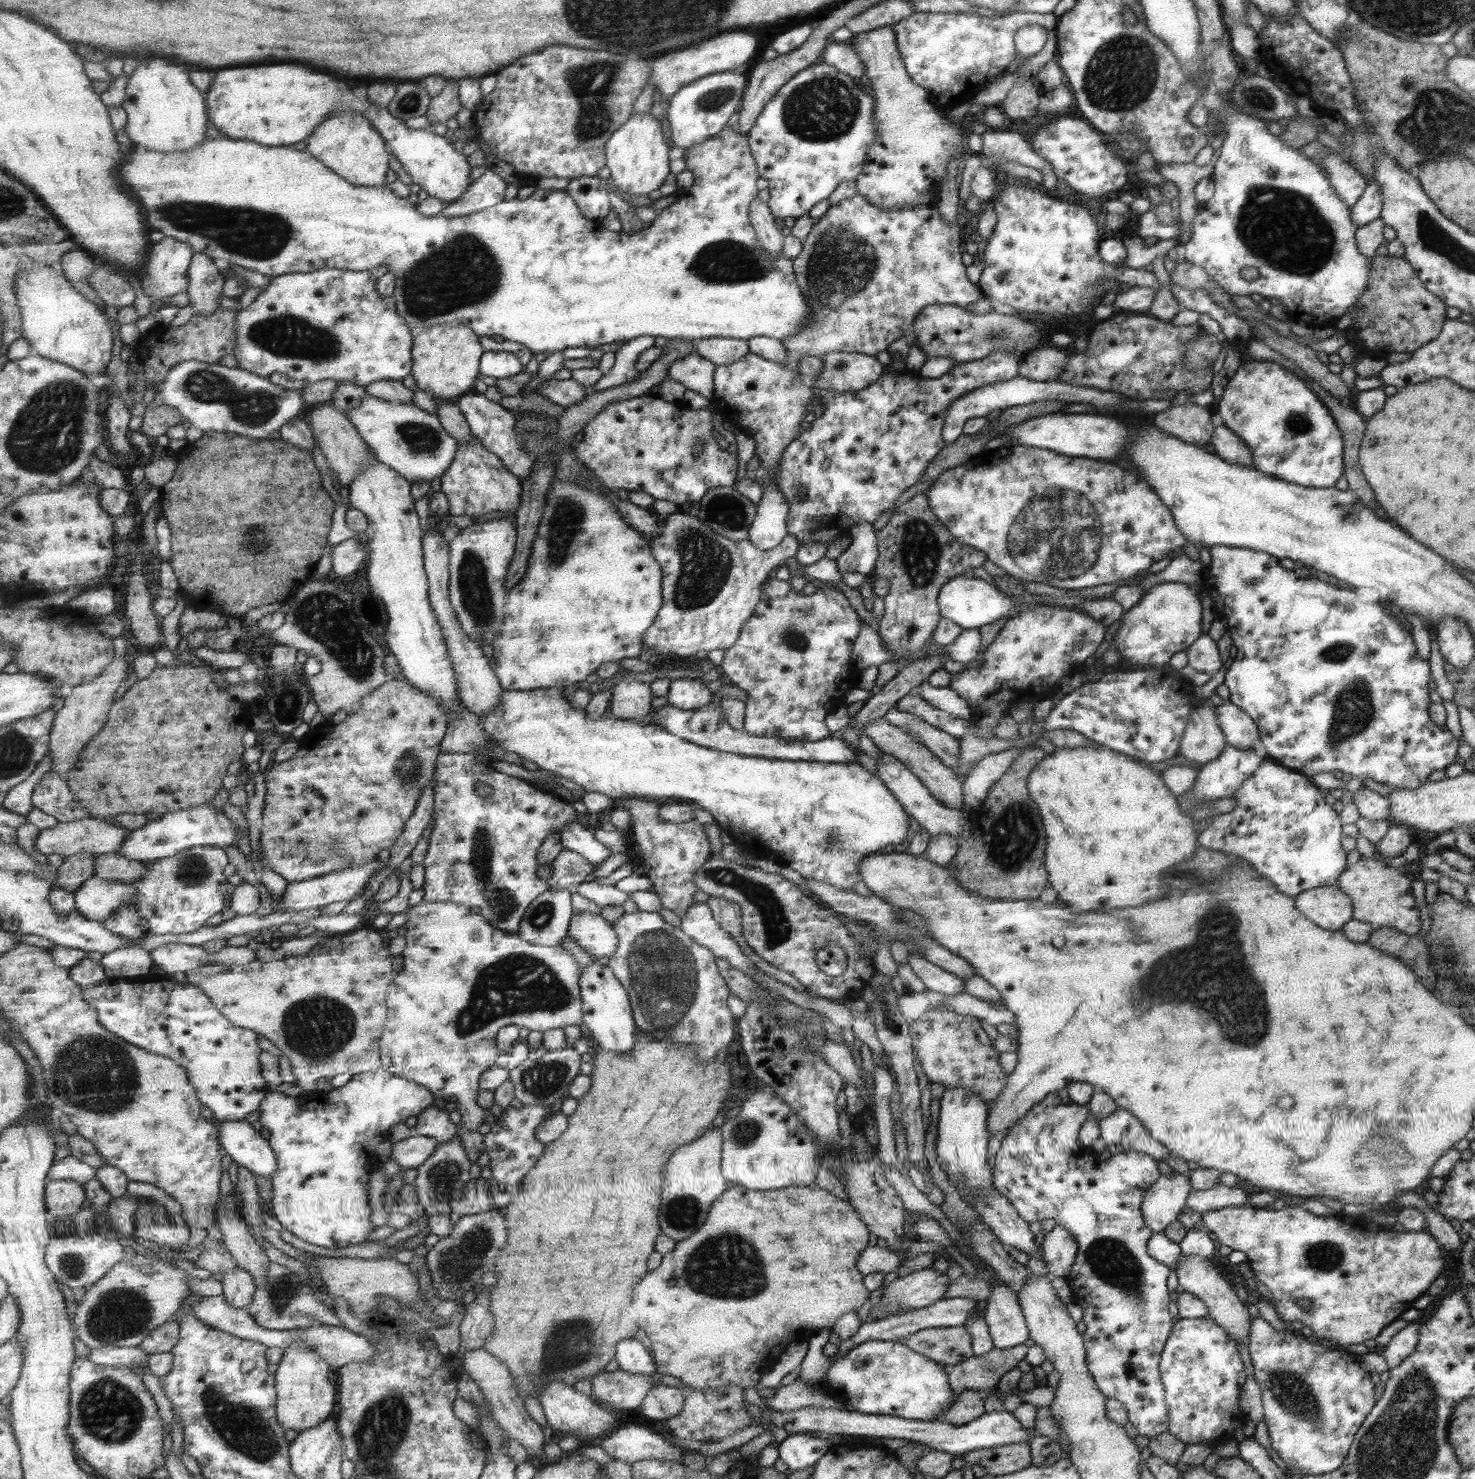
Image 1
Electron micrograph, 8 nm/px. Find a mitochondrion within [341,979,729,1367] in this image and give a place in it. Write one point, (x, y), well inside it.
(460, 1262)

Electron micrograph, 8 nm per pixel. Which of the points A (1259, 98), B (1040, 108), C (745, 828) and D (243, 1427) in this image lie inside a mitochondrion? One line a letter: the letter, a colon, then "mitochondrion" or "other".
A: mitochondrion
B: other
C: other
D: mitochondrion

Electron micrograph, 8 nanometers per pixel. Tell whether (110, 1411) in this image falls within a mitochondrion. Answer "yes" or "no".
yes

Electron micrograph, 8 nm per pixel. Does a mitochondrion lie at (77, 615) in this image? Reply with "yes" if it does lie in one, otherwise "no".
no

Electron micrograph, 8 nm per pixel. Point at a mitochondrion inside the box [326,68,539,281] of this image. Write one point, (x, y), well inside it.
(409, 101)

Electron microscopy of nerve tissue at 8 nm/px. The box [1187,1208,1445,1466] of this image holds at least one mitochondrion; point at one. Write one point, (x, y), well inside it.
(1291, 1392)

